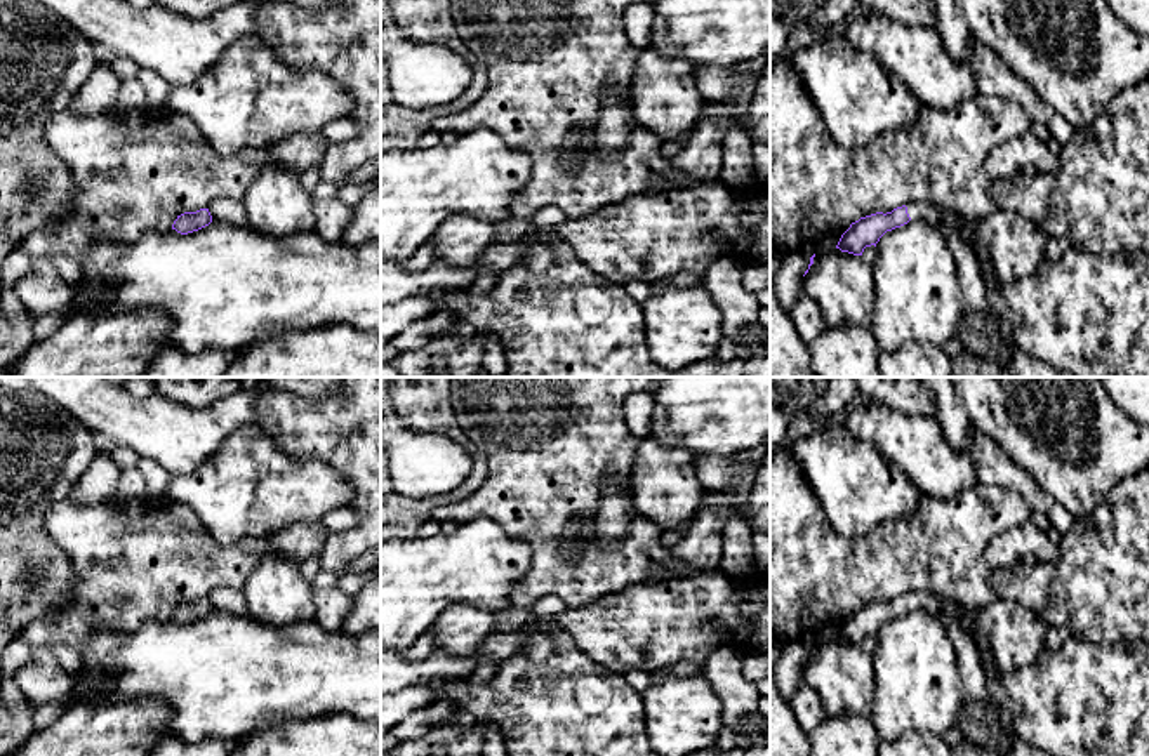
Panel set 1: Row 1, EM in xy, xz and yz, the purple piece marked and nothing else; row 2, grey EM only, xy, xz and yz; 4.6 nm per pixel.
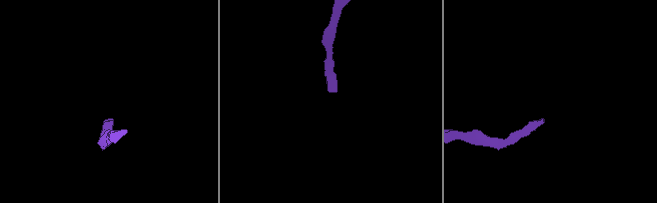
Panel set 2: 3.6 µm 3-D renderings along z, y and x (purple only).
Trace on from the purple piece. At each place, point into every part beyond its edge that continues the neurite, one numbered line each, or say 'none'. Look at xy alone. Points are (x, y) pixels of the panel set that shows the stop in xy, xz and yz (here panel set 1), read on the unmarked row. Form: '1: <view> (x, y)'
none

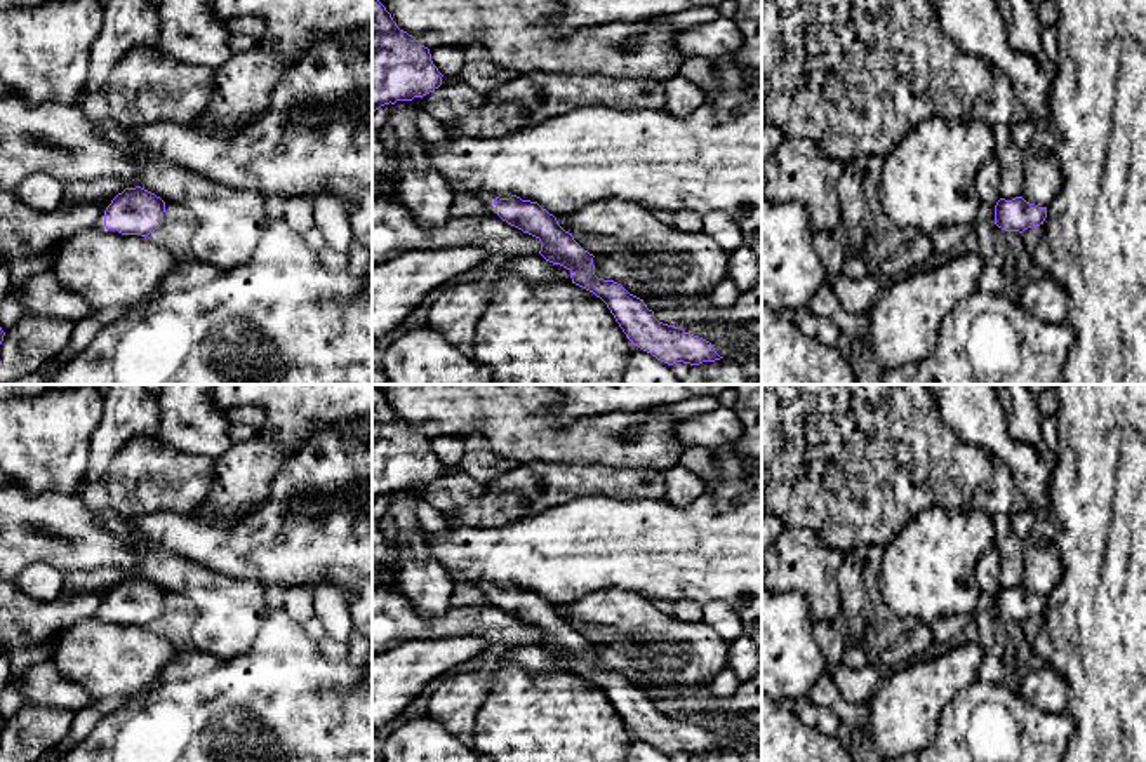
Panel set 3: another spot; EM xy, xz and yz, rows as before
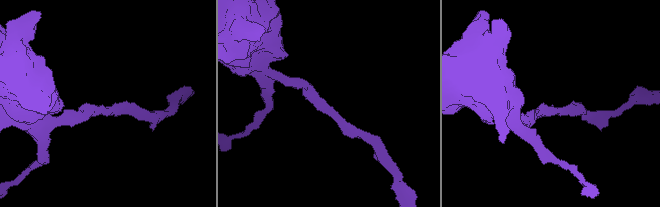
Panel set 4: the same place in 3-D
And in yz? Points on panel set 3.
none

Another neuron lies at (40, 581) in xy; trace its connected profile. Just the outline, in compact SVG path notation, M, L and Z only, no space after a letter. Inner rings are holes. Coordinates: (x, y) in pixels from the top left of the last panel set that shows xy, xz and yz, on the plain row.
M33 564L26 567L14 585L30 598L40 602L56 600L61 595L64 574L49 564Z

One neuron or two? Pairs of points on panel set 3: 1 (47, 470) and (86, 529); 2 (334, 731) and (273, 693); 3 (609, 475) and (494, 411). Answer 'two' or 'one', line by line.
1: two
2: one
3: two

